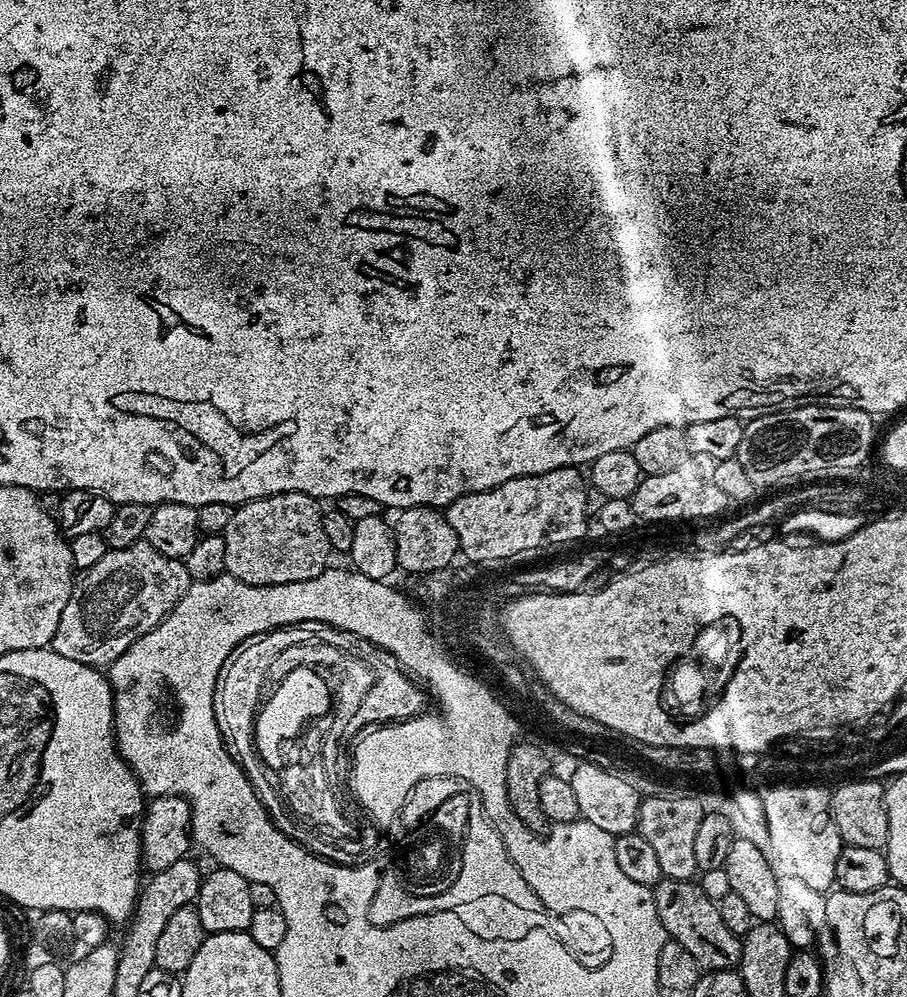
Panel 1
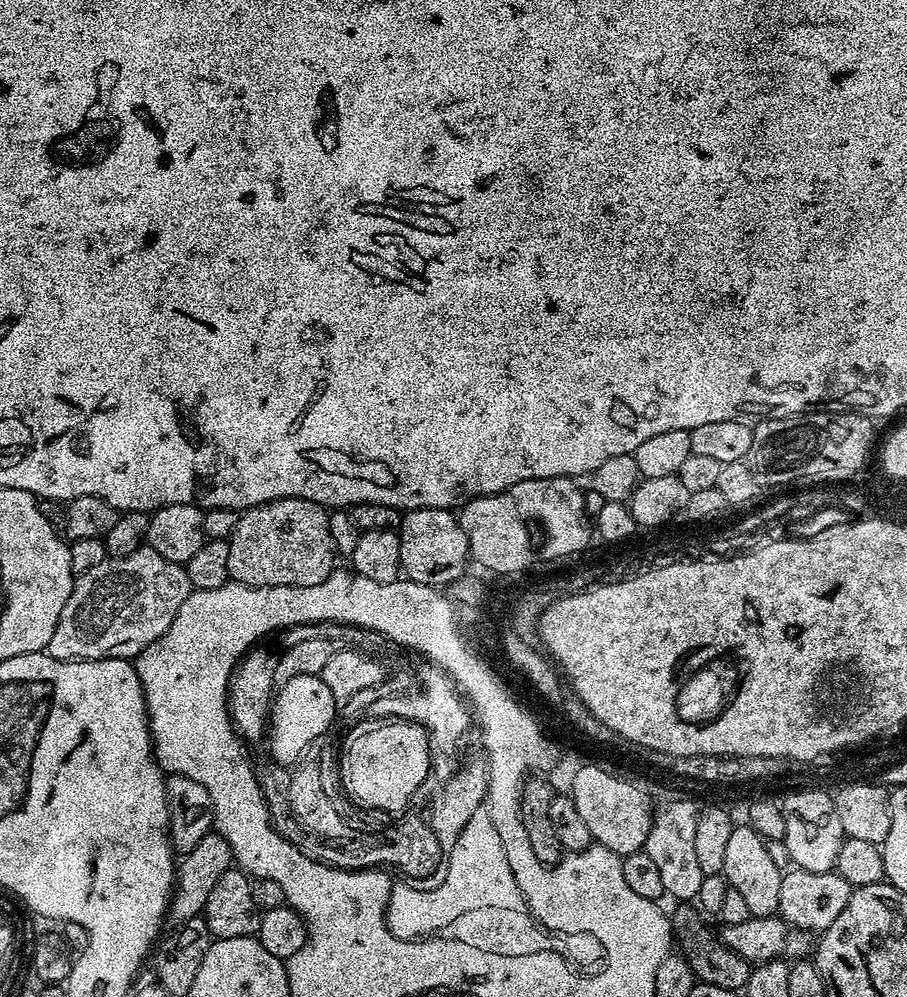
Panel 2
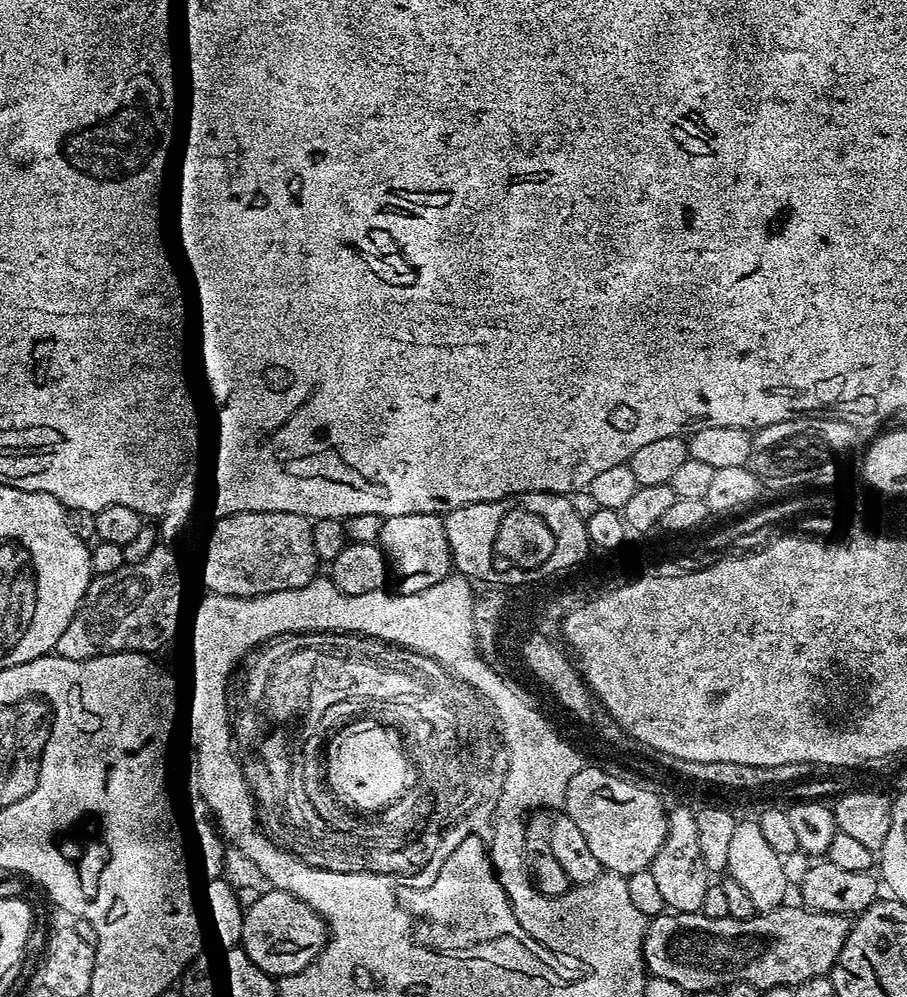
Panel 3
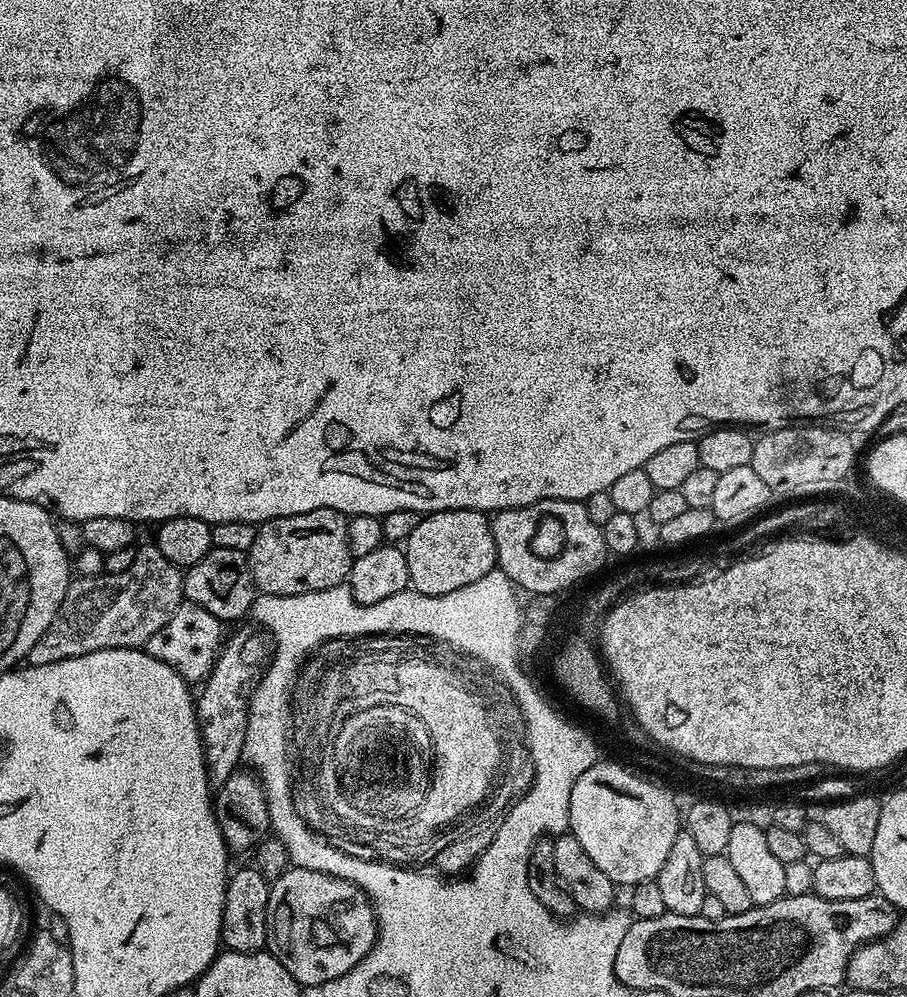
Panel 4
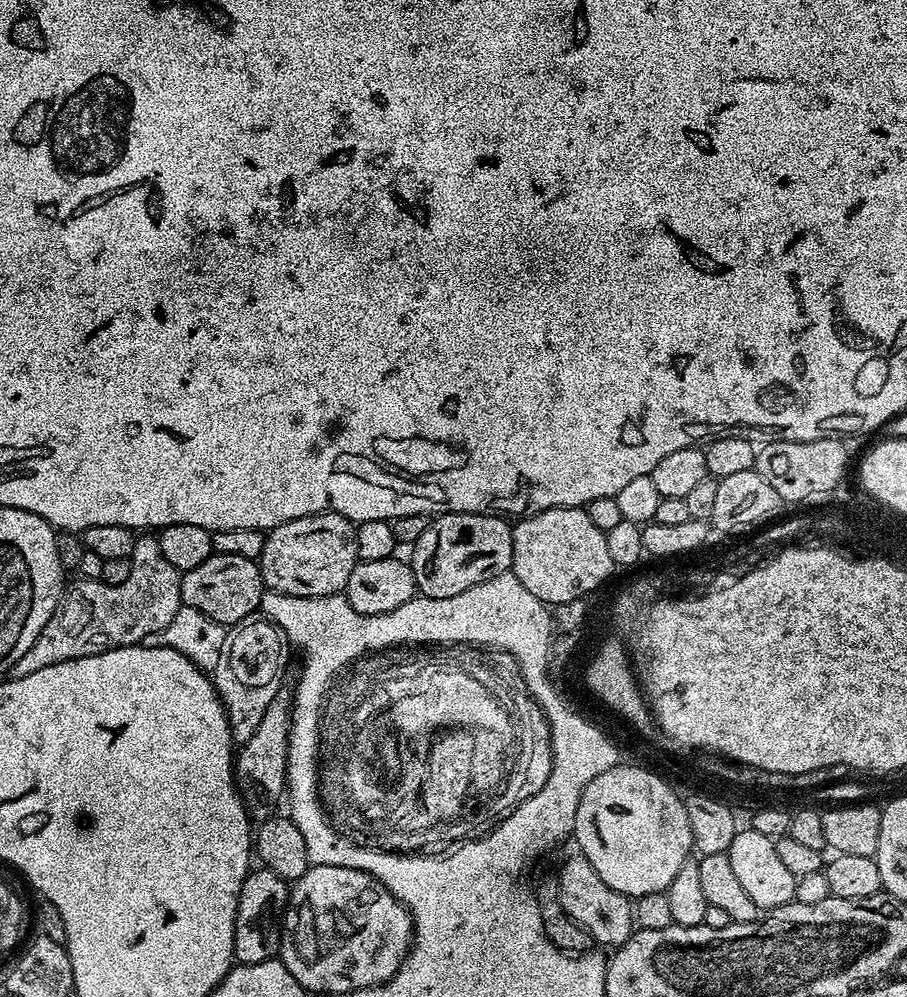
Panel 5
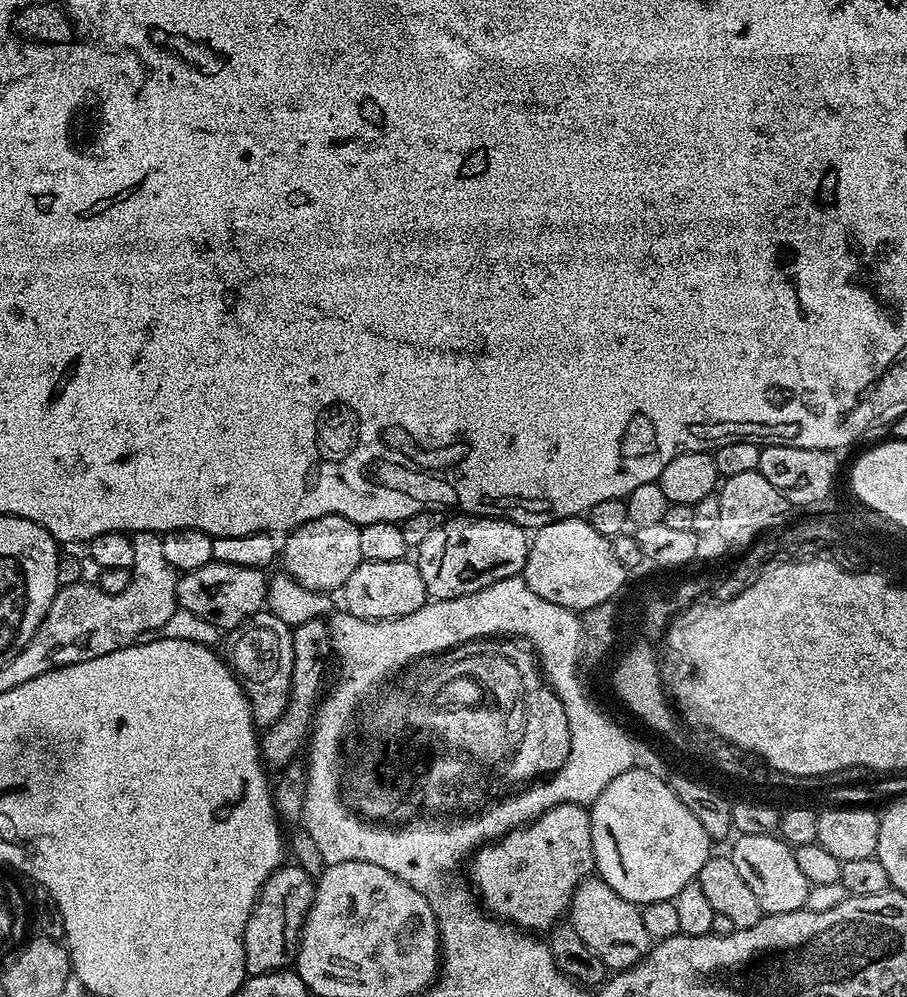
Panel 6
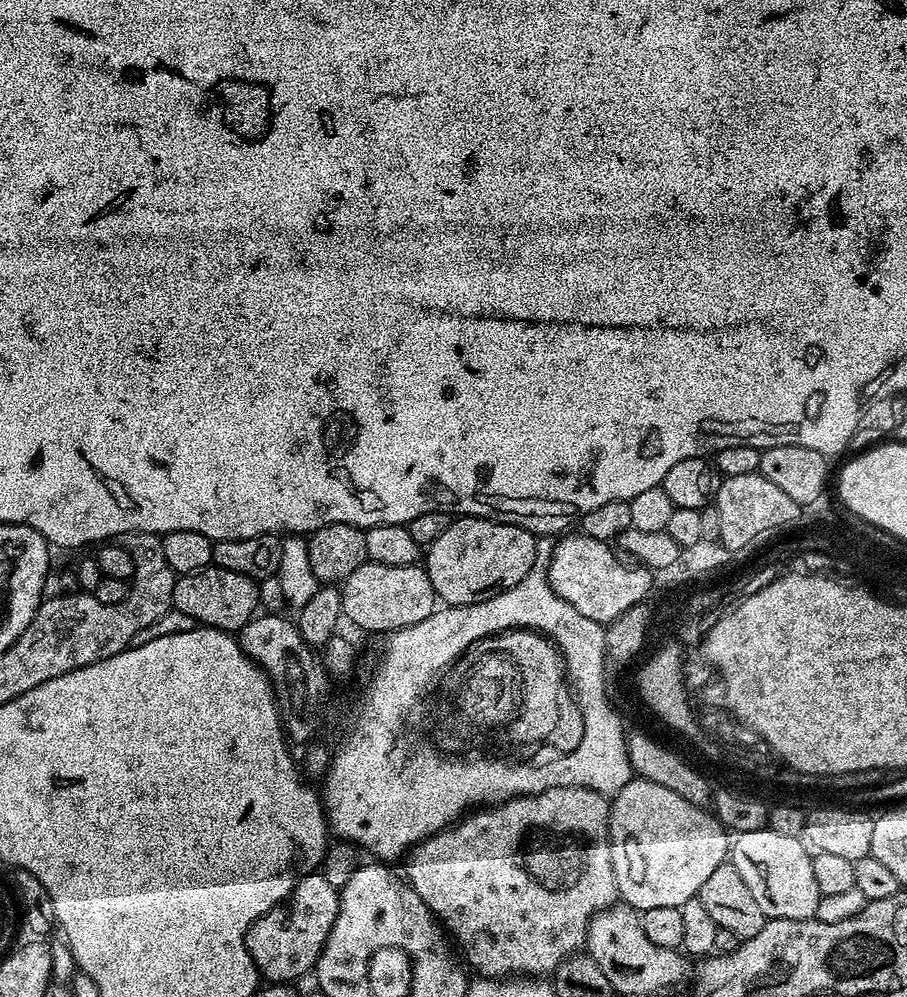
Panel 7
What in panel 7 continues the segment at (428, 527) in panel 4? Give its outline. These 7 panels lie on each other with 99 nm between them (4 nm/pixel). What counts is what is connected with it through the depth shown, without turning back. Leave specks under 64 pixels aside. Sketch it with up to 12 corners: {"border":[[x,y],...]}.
{"border":[[462,516],[426,548],[445,605],[510,590],[536,564],[517,524]]}

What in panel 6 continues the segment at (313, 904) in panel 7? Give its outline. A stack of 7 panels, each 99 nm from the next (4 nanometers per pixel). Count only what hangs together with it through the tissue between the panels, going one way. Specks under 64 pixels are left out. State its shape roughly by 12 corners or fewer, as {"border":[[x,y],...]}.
{"border":[[266,878],[244,931],[248,976],[295,961],[316,880]]}

